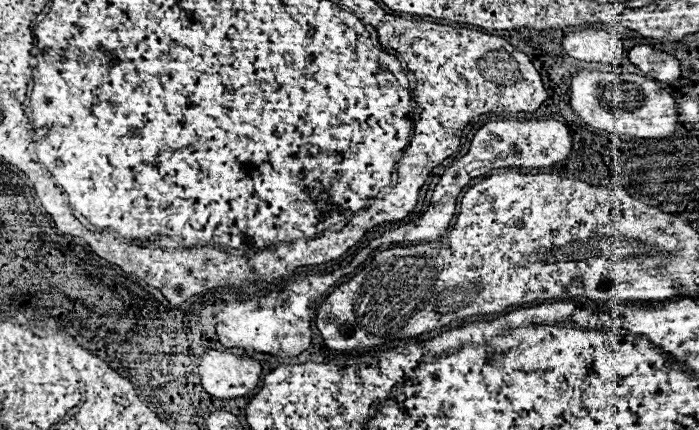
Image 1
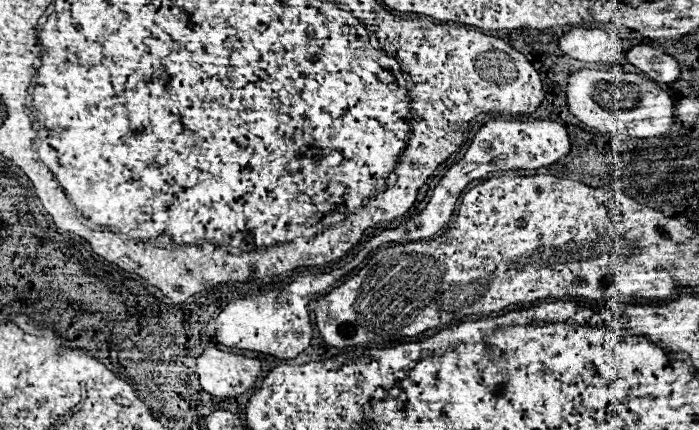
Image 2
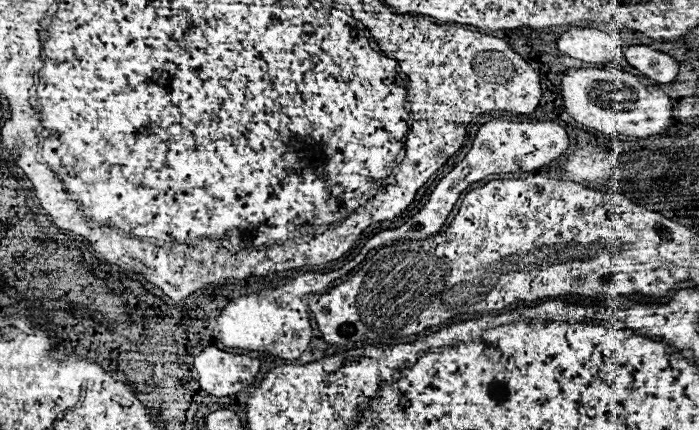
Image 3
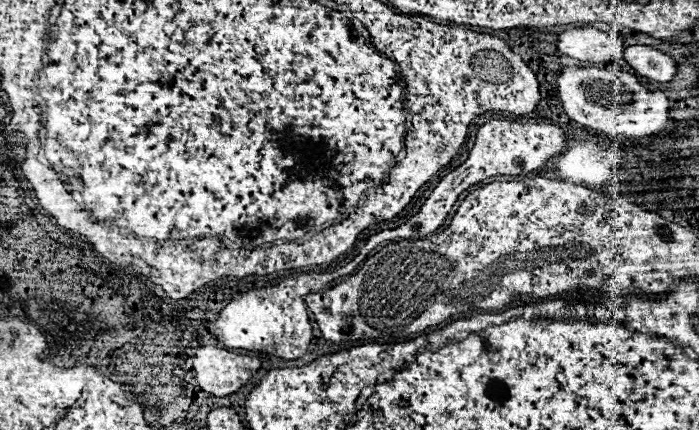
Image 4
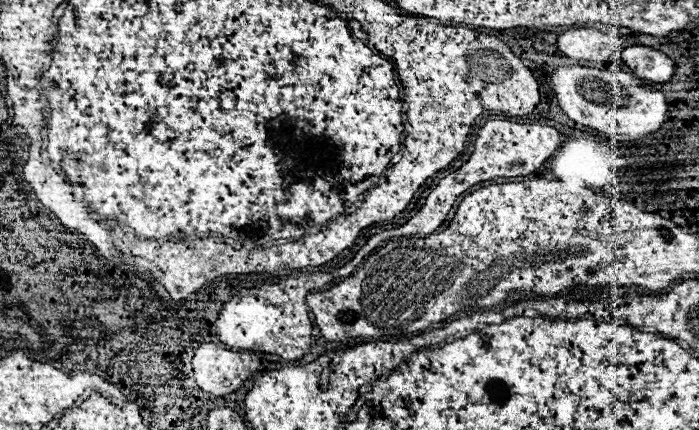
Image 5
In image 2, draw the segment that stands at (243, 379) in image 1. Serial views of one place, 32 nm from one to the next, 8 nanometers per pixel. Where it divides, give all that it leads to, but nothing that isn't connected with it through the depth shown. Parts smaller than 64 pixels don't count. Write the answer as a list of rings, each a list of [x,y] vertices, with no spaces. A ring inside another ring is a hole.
[[[206,348],[196,358],[196,368],[204,392],[218,398],[232,398],[254,386],[260,374],[260,360]]]

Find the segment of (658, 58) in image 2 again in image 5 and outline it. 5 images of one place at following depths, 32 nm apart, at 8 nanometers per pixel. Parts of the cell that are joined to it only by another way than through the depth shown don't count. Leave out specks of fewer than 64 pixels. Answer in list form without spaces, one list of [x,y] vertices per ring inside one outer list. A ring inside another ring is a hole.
[[[628,46],[622,50],[620,58],[638,78],[650,82],[664,84],[674,74],[674,62],[666,54],[648,46]]]

